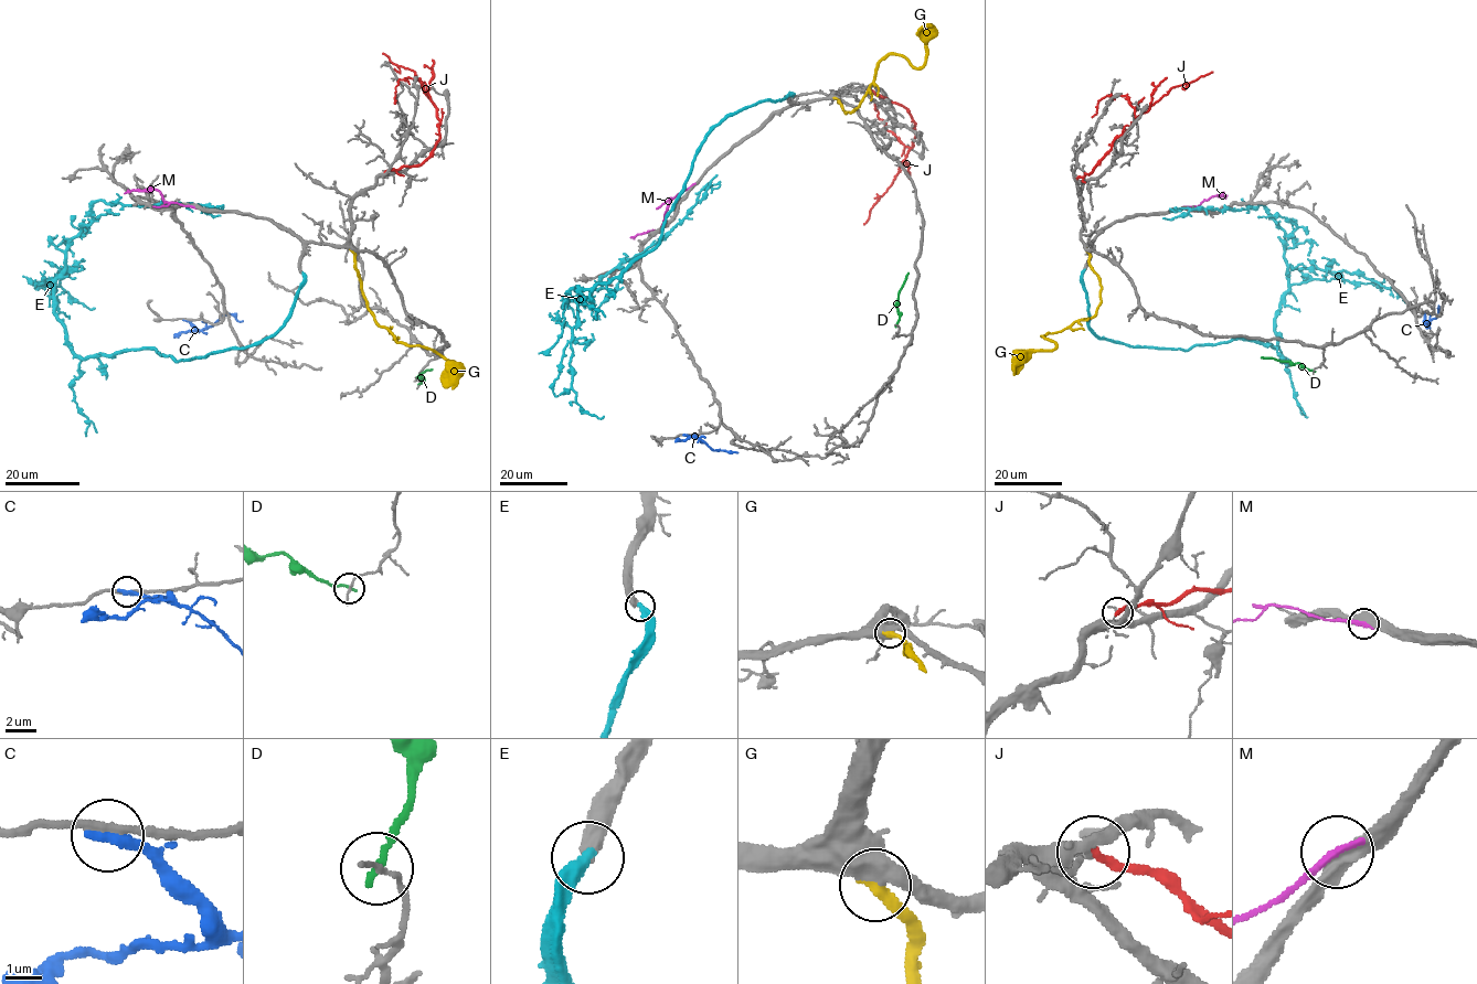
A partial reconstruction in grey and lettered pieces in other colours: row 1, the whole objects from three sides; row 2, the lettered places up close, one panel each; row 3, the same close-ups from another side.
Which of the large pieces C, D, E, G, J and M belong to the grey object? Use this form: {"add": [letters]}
{"add": ["E", "G"]}

